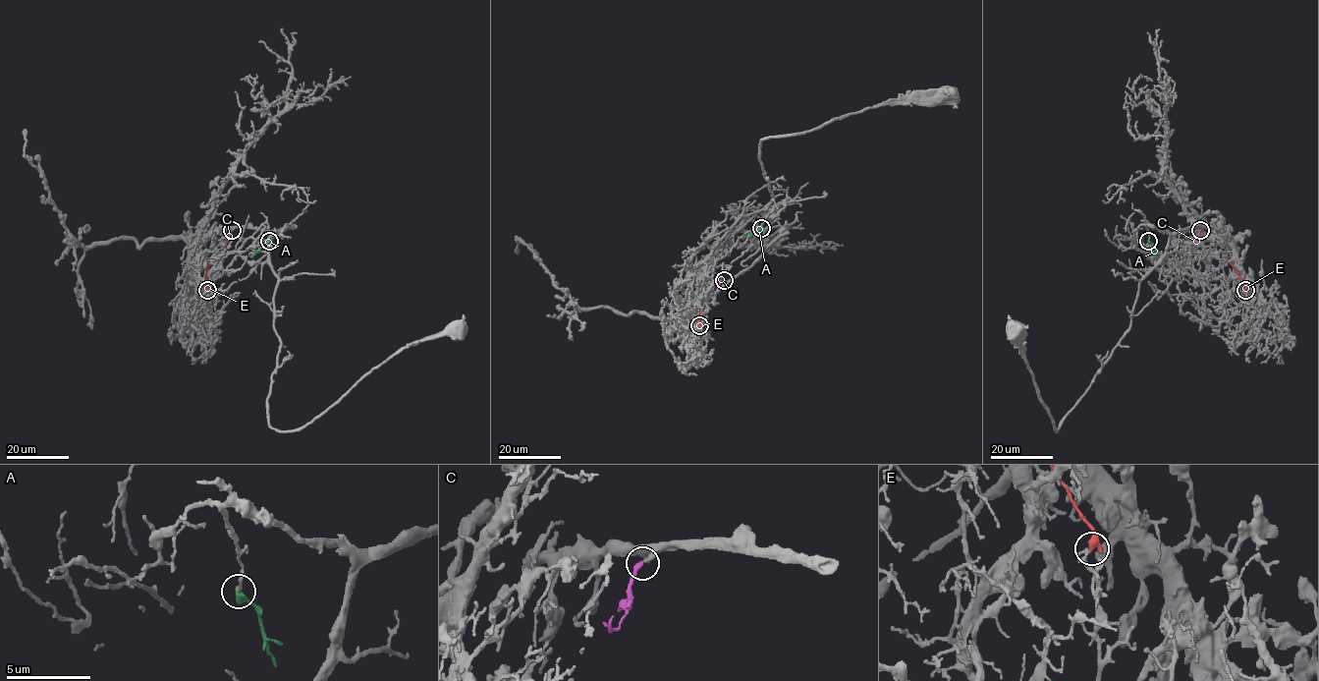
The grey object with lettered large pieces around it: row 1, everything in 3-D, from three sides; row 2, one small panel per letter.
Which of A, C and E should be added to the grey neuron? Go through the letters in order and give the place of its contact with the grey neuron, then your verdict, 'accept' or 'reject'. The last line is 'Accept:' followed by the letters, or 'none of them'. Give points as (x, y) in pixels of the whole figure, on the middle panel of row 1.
A: meets grey at (761, 228); reject
C: meets grey at (724, 280); accept
E: meets grey at (699, 325); reject
Accept: C

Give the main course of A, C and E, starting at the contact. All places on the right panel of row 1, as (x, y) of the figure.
A: (1149, 240), (1157, 257)
C: (1200, 230), (1197, 242), (1196, 240)
E: (1245, 290), (1229, 261)

